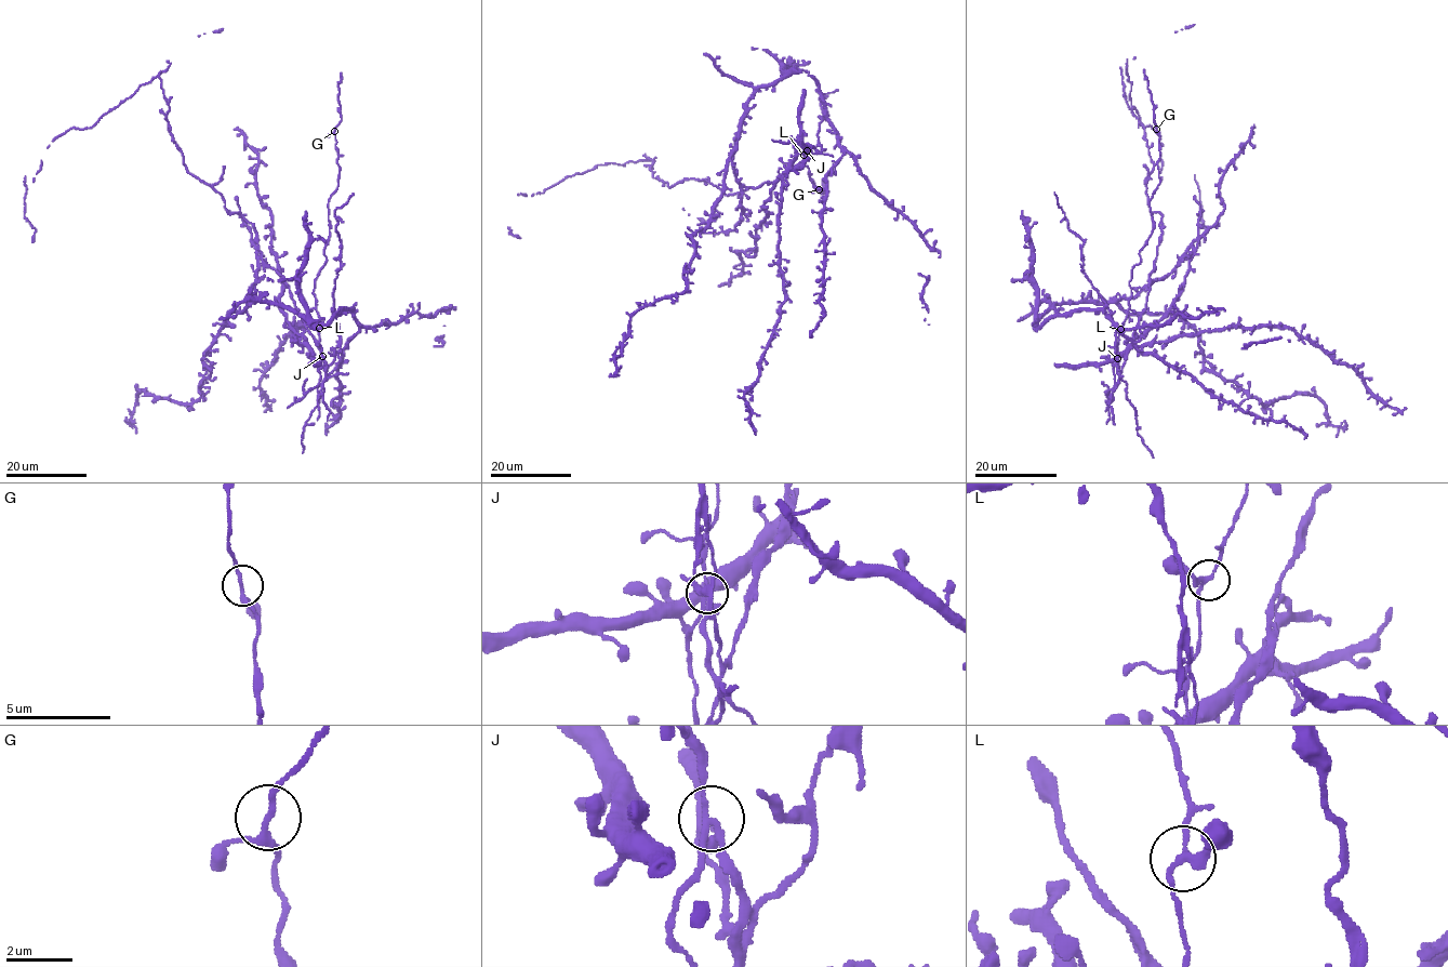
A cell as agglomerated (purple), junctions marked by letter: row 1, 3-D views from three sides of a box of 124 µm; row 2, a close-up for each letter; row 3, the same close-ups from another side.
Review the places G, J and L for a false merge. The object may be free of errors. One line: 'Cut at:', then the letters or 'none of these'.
Cut at: J

